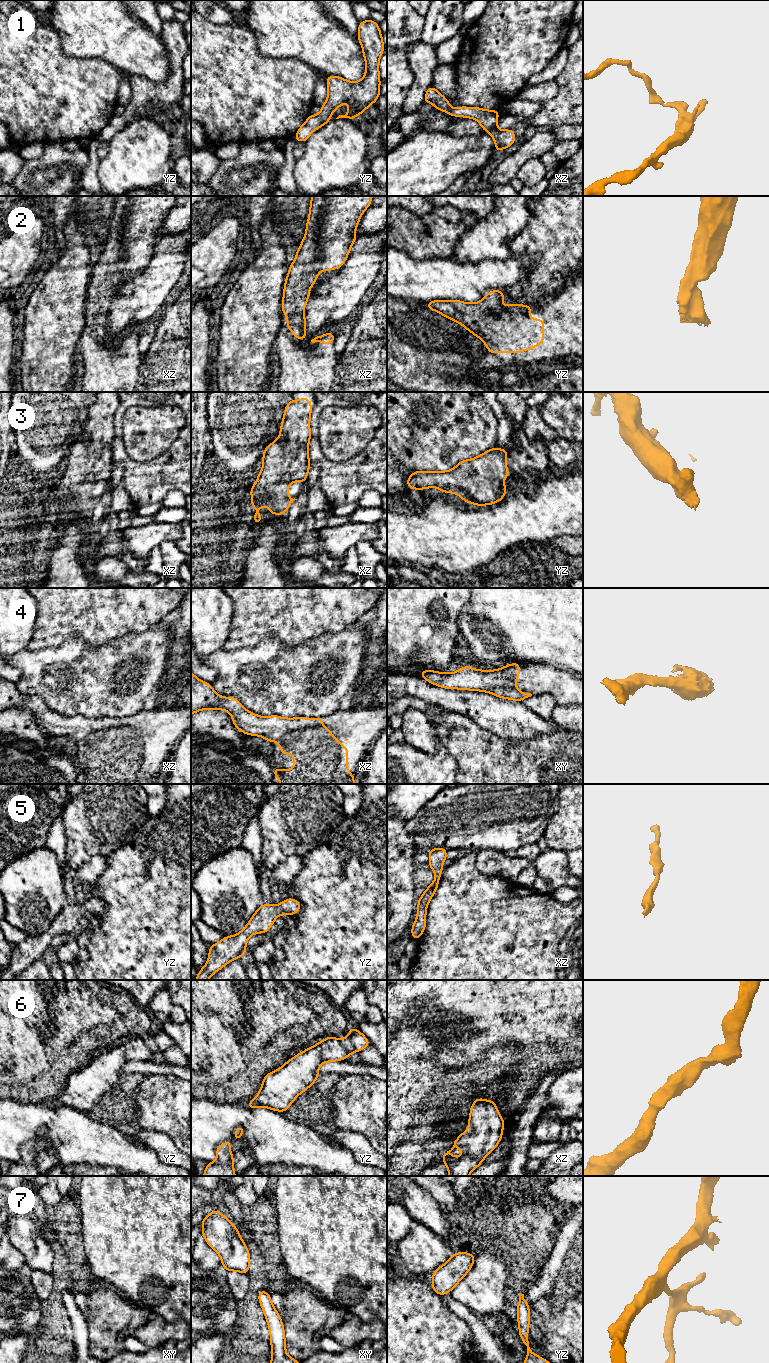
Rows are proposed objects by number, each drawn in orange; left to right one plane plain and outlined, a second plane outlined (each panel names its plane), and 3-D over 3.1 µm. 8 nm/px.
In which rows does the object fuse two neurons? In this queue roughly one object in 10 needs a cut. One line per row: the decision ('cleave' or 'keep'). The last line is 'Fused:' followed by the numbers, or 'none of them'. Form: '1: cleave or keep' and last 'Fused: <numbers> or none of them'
1: keep
2: keep
3: keep
4: keep
5: keep
6: keep
7: keep
Fused: none of them

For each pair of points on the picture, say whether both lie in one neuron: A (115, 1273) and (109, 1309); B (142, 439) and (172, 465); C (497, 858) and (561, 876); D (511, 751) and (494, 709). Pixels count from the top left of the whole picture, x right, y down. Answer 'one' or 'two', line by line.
A: two
B: two
C: one
D: two

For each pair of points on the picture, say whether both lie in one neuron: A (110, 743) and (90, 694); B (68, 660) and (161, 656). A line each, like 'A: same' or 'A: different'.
A: different
B: same

